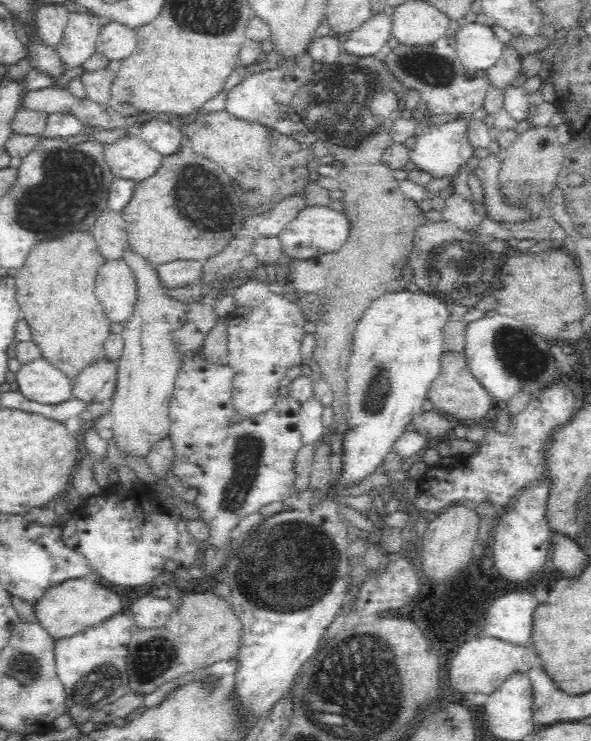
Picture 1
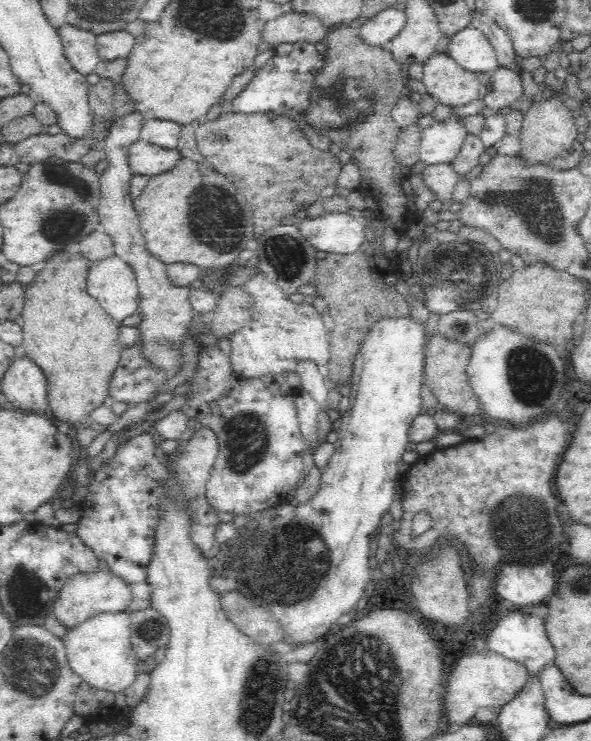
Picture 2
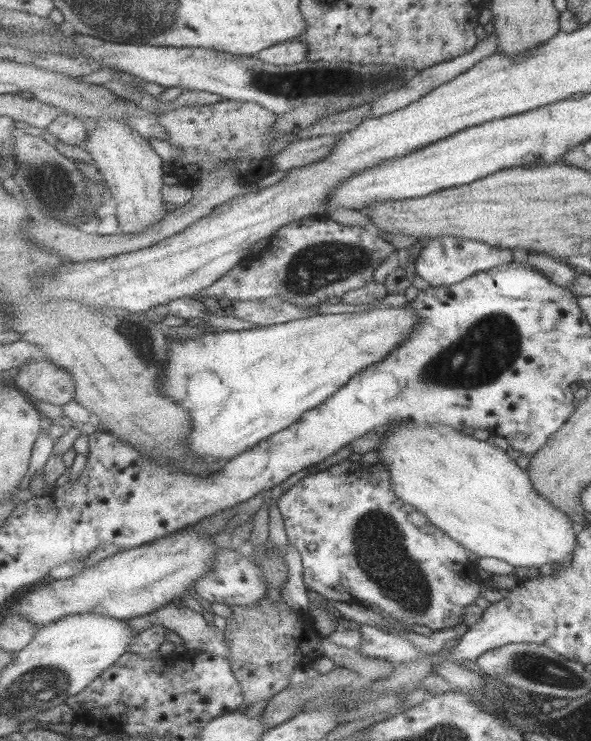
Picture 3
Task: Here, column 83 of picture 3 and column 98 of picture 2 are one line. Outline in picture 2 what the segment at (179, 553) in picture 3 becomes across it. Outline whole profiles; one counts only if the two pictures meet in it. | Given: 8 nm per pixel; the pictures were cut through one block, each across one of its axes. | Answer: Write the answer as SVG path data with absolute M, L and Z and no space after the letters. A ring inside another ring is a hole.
M100 570L88 574L78 573L66 579L64 586L58 592L58 596L54 598L54 608L51 610L58 623L71 629L102 613L124 612L132 598L129 584L126 584L110 570Z

